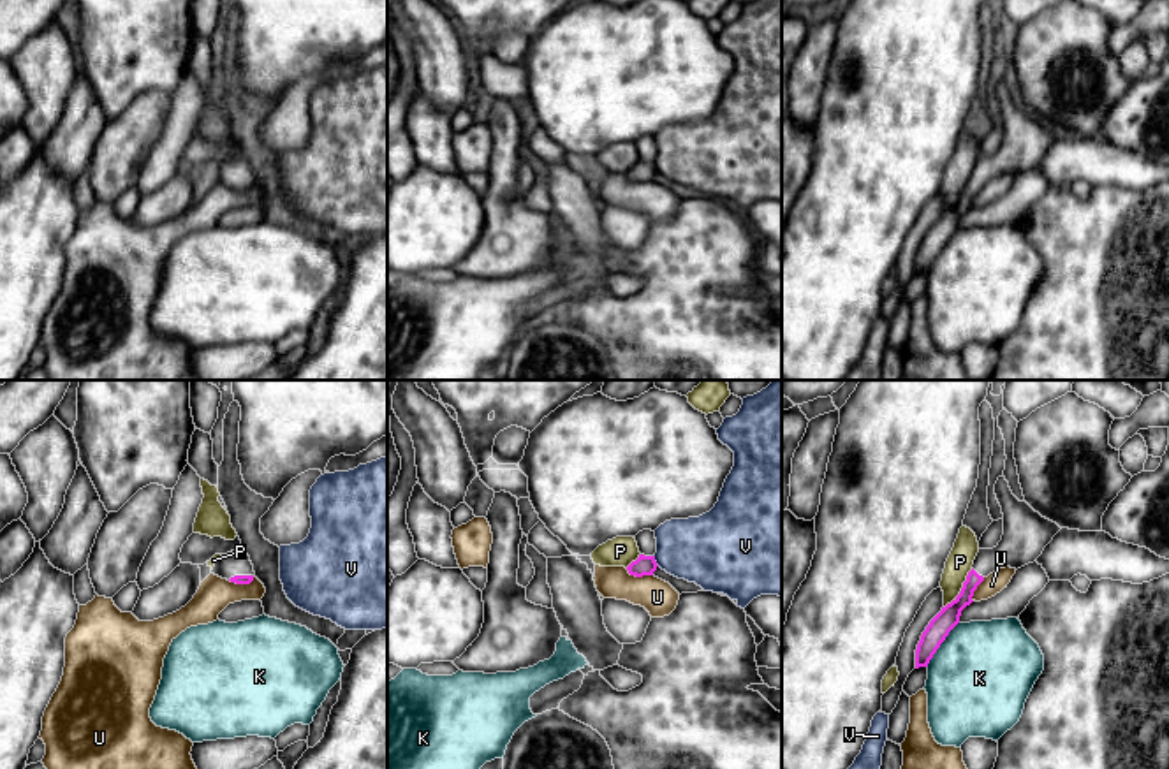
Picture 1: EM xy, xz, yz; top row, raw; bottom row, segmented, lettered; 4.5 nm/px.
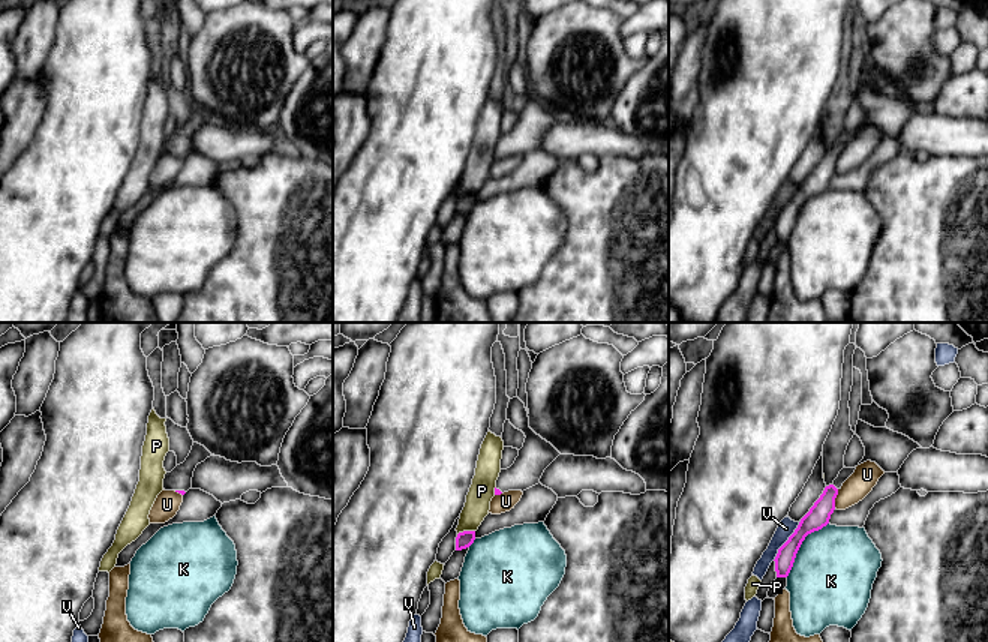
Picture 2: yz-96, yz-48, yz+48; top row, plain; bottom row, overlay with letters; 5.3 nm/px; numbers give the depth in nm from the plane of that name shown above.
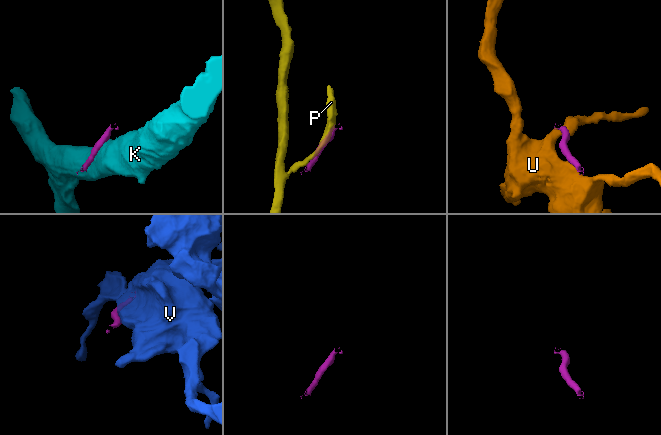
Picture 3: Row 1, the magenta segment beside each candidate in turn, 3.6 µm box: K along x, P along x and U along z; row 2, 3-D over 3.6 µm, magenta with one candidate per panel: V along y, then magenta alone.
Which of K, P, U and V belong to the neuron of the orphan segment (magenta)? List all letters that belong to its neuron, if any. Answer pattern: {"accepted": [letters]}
{"accepted": []}

